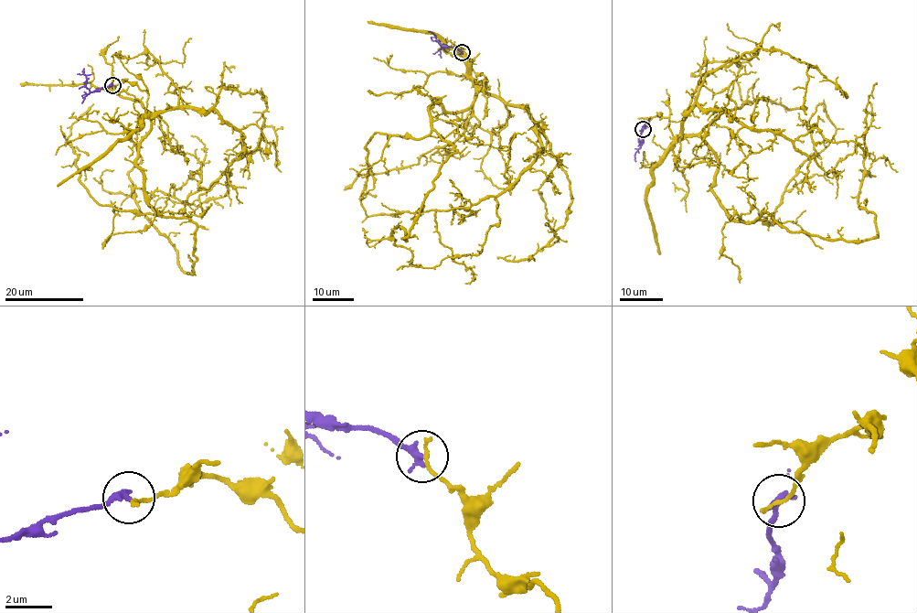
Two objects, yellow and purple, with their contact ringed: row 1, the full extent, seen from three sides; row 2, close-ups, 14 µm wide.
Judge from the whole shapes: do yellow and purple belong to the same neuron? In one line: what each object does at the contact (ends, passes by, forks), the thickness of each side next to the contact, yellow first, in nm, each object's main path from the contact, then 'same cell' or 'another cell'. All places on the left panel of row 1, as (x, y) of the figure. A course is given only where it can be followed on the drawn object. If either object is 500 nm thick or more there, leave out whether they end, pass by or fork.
yellow ends there; purple ends there; 180 nm thick on the yellow side, 360 nm on the other; yellow runs (113, 85), (148, 95), (137, 168), (148, 203), (197, 228), (194, 274), (140, 210), (127, 130); purple runs (112, 84), (91, 91), (87, 87), (83, 69); another cell

